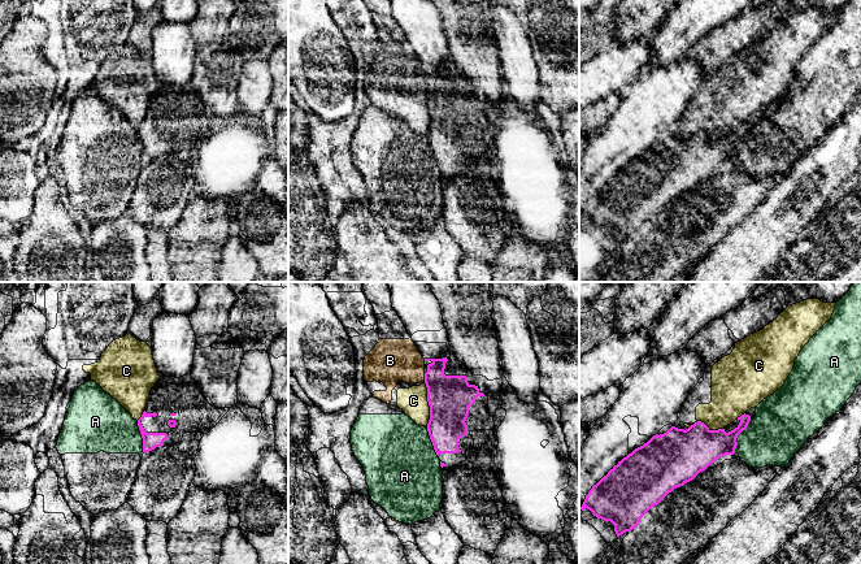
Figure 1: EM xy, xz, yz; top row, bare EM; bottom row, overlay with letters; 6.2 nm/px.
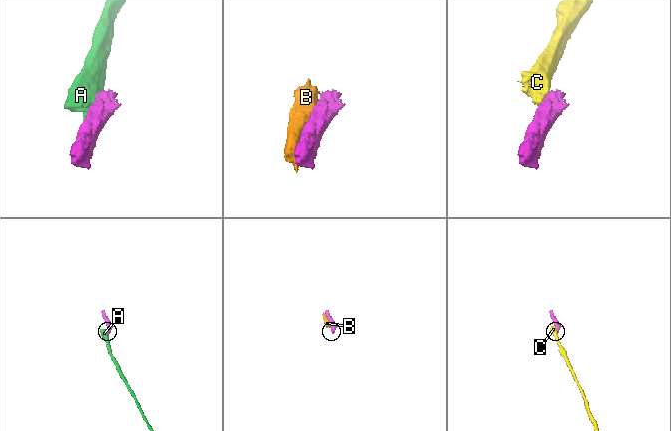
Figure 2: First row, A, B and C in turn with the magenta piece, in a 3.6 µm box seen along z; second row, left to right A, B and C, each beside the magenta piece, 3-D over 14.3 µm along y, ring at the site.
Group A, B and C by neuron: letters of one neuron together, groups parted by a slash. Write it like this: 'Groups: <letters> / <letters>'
Groups: A / B C

